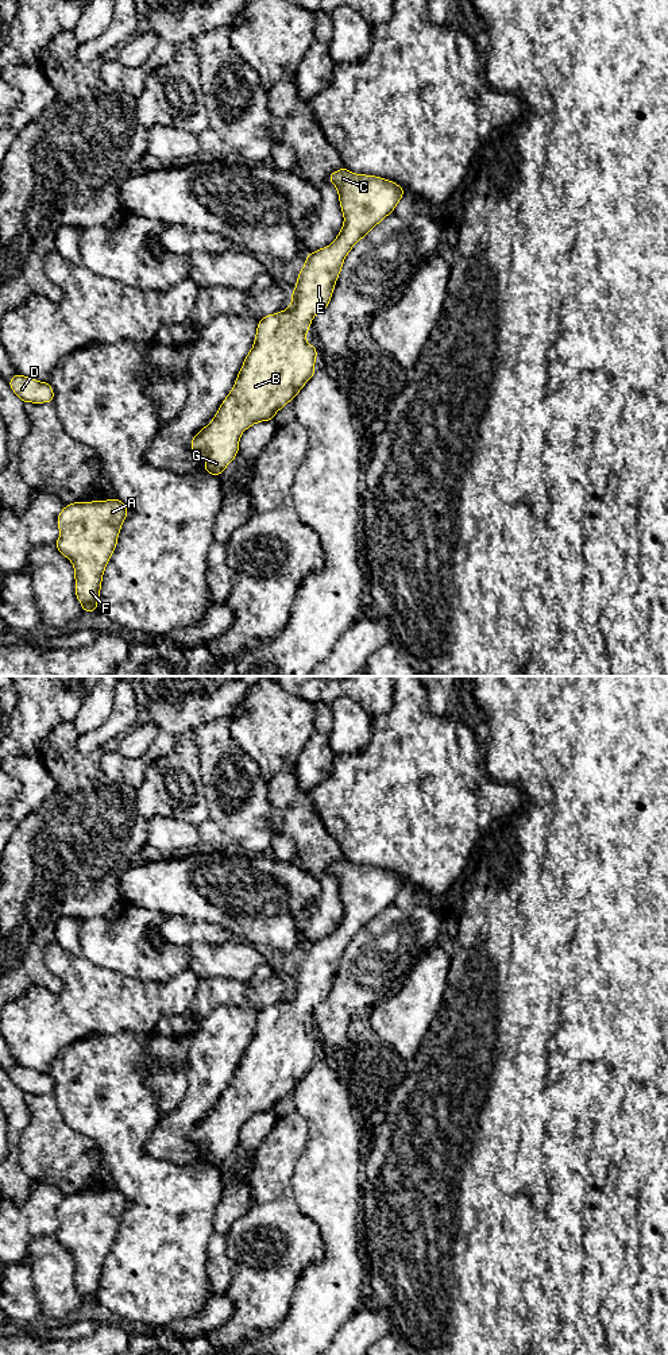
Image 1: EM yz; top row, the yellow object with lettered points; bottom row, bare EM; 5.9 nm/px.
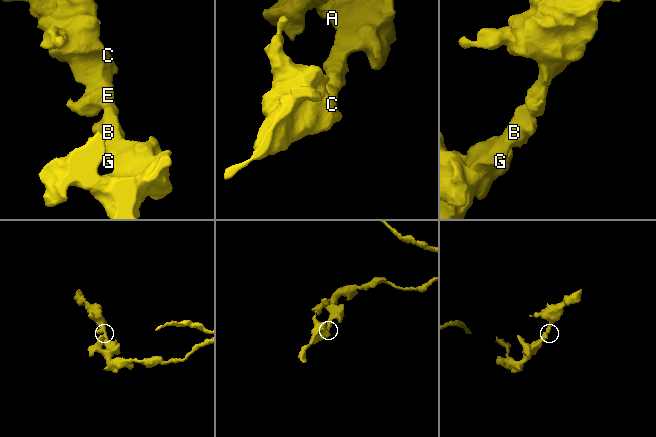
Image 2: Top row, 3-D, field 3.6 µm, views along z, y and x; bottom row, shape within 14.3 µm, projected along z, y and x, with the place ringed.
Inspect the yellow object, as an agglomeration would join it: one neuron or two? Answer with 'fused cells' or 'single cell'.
single cell

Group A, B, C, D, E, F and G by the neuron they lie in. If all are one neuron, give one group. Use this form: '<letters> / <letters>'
A B C D E F G

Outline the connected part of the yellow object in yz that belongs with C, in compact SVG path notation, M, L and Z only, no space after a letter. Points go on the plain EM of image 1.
M347 858L328 866L337 879L340 899L344 906L343 919L331 937L306 946L298 965L297 977L291 983L291 996L258 1012L255 1032L246 1047L231 1084L225 1088L213 1111L190 1132L194 1144L205 1150L205 1163L219 1167L239 1143L239 1130L251 1116L273 1112L274 1105L293 1092L304 1076L316 1063L317 1041L306 1034L306 1023L312 1010L324 1001L331 992L335 974L341 962L344 949L351 939L377 918L395 896L405 881L395 873L375 866L355 865Z

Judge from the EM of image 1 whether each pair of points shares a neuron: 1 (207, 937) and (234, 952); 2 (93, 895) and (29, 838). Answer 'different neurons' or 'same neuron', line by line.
1: different neurons
2: same neuron

